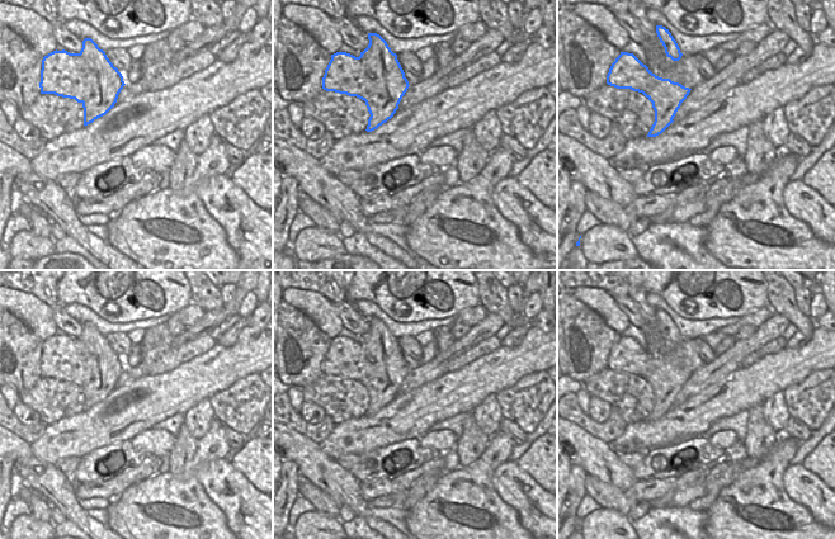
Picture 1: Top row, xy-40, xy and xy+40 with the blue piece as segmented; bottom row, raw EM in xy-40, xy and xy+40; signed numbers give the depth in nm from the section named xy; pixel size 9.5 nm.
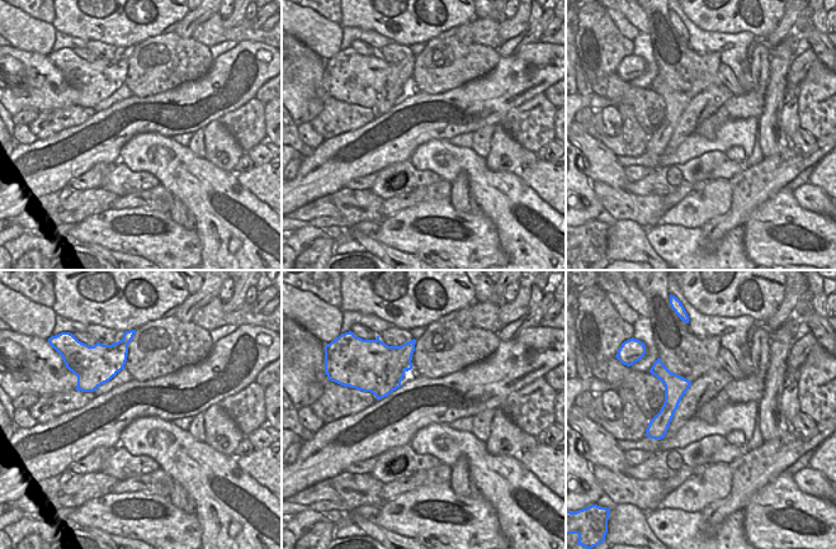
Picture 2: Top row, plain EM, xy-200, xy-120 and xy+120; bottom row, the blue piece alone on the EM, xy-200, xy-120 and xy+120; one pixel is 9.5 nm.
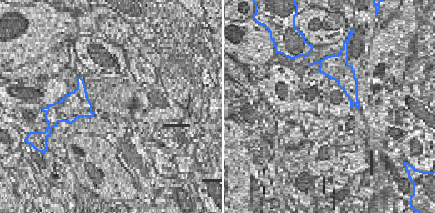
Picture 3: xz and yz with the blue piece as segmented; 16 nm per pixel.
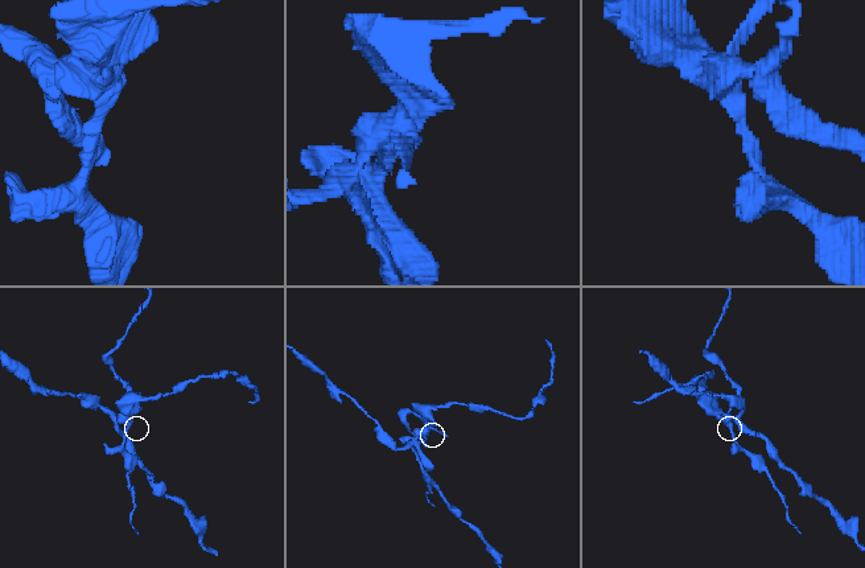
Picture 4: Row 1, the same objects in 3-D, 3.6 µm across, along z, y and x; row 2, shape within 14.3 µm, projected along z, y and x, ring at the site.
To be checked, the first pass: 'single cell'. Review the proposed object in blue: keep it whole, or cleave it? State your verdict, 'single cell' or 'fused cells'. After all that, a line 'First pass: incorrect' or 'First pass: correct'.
fused cells
First pass: incorrect

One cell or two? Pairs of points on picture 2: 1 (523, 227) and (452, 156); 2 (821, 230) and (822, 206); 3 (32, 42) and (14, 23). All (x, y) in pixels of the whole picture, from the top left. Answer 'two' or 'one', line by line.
1: one
2: two
3: one

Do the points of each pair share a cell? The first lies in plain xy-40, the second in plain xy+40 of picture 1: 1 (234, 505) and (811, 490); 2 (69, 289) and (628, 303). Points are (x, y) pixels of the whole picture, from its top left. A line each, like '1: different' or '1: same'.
1: same
2: different

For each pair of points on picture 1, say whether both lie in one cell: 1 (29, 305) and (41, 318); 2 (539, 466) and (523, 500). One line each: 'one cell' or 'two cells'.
1: one cell
2: two cells

